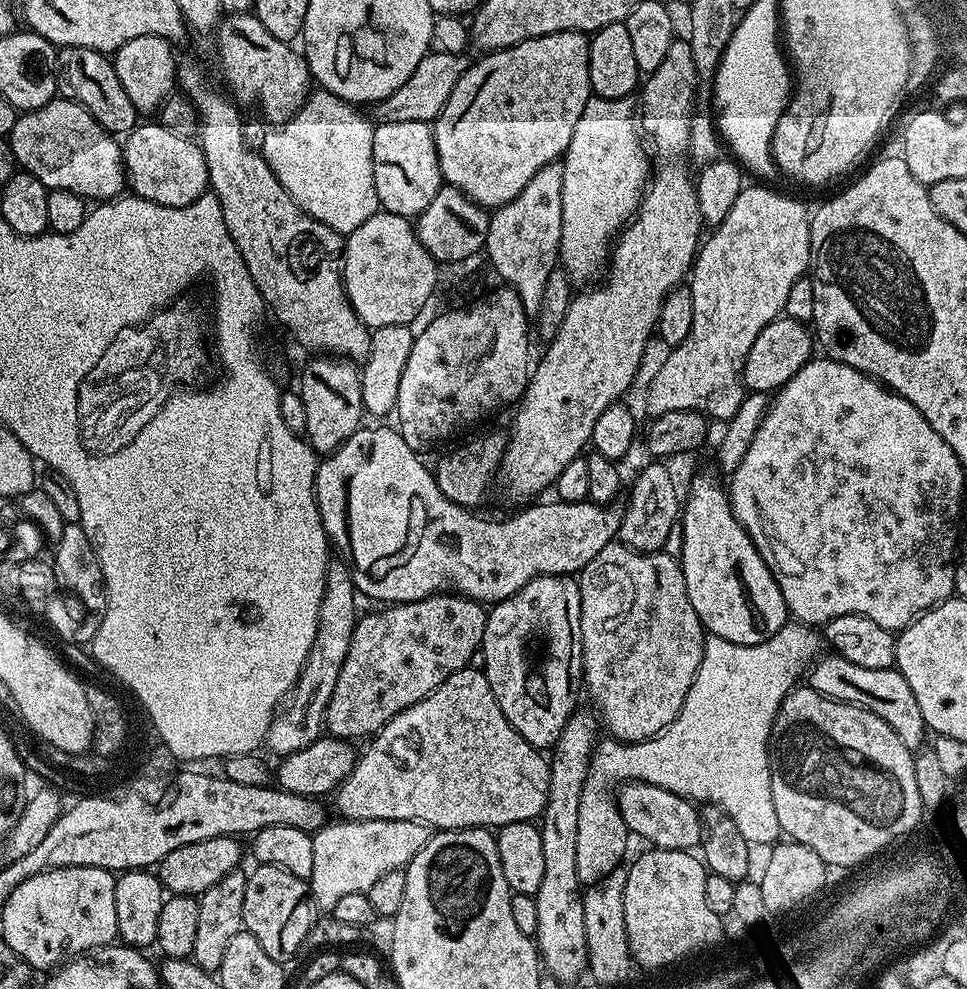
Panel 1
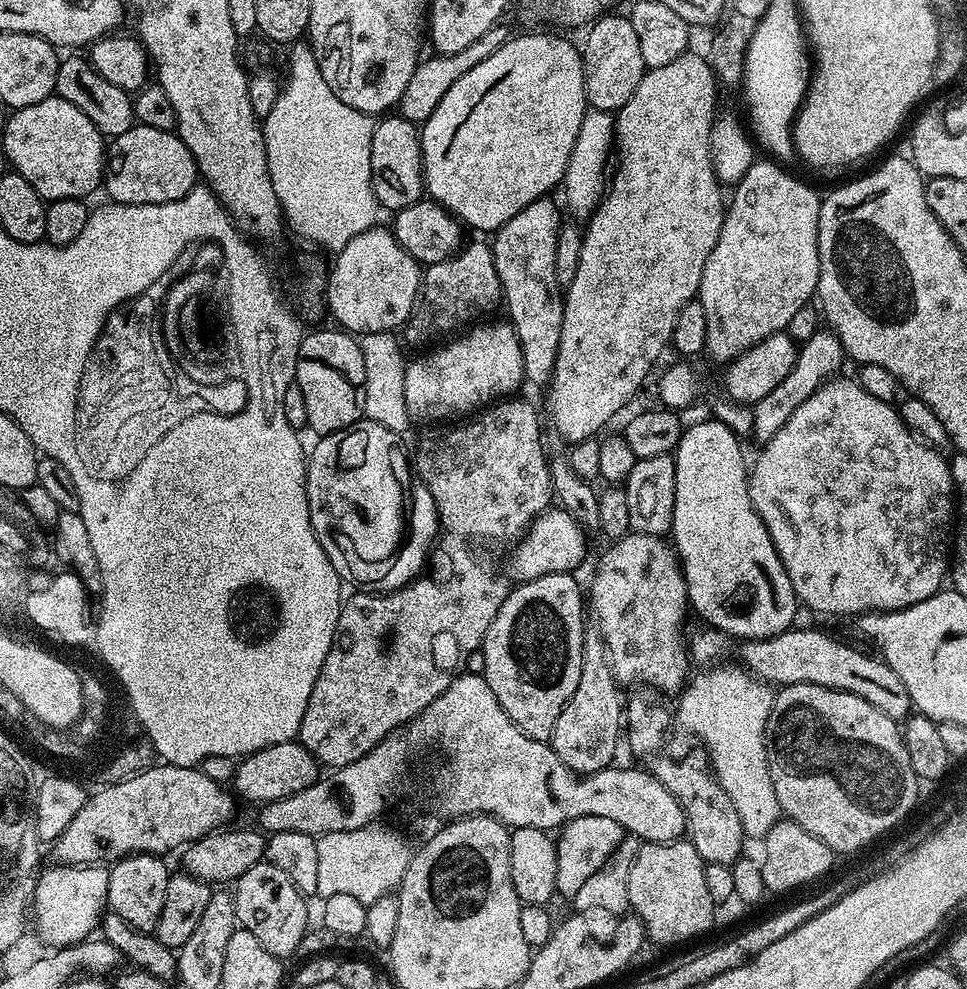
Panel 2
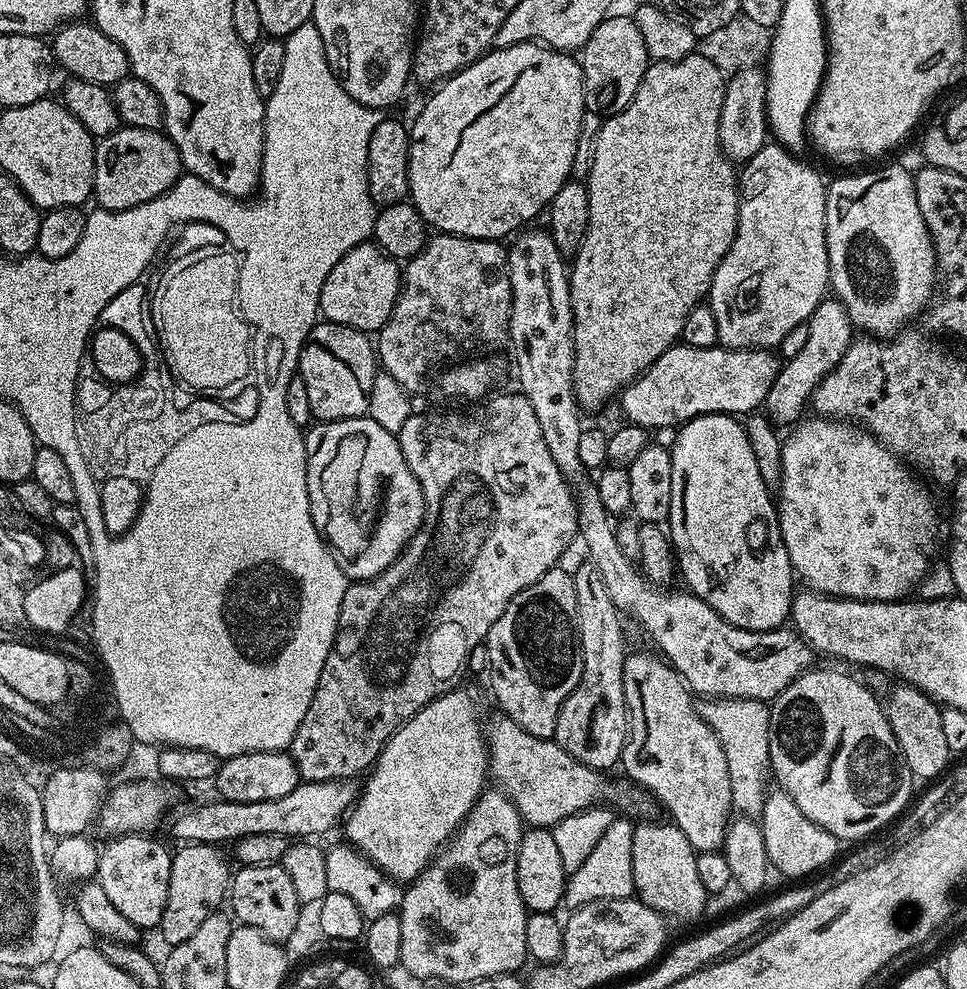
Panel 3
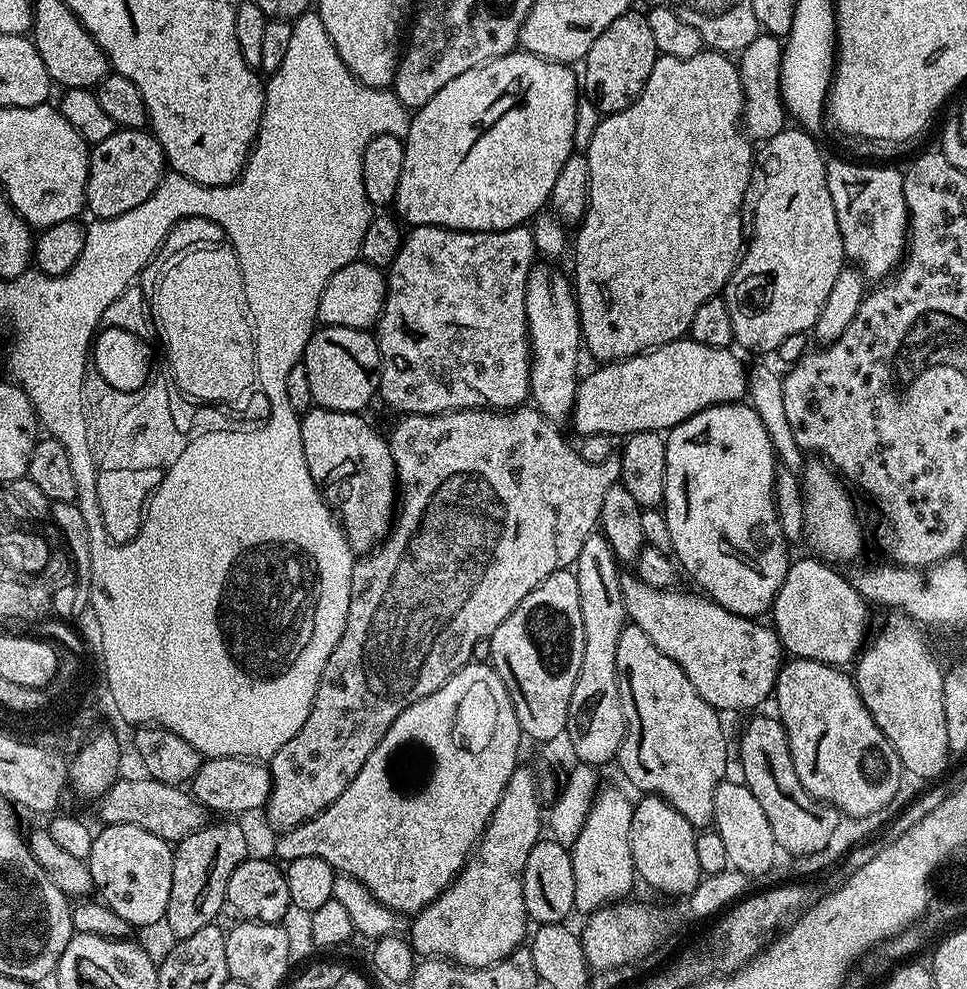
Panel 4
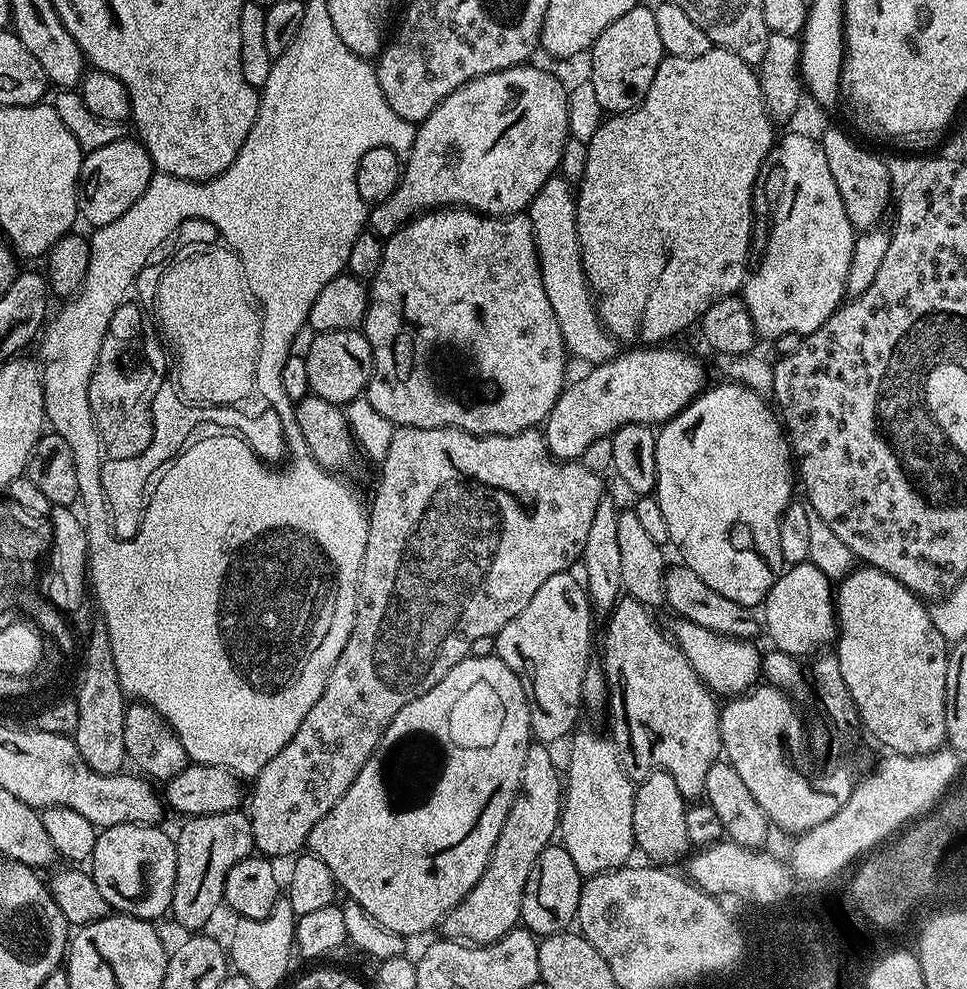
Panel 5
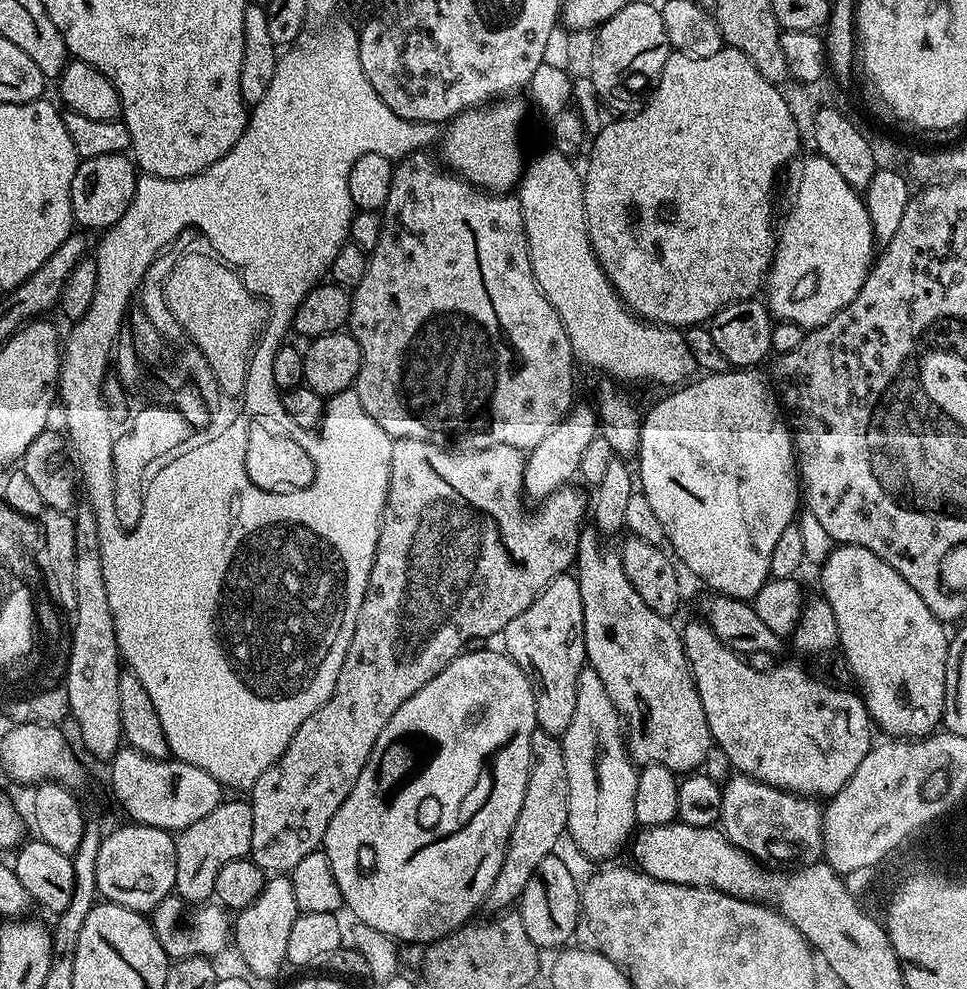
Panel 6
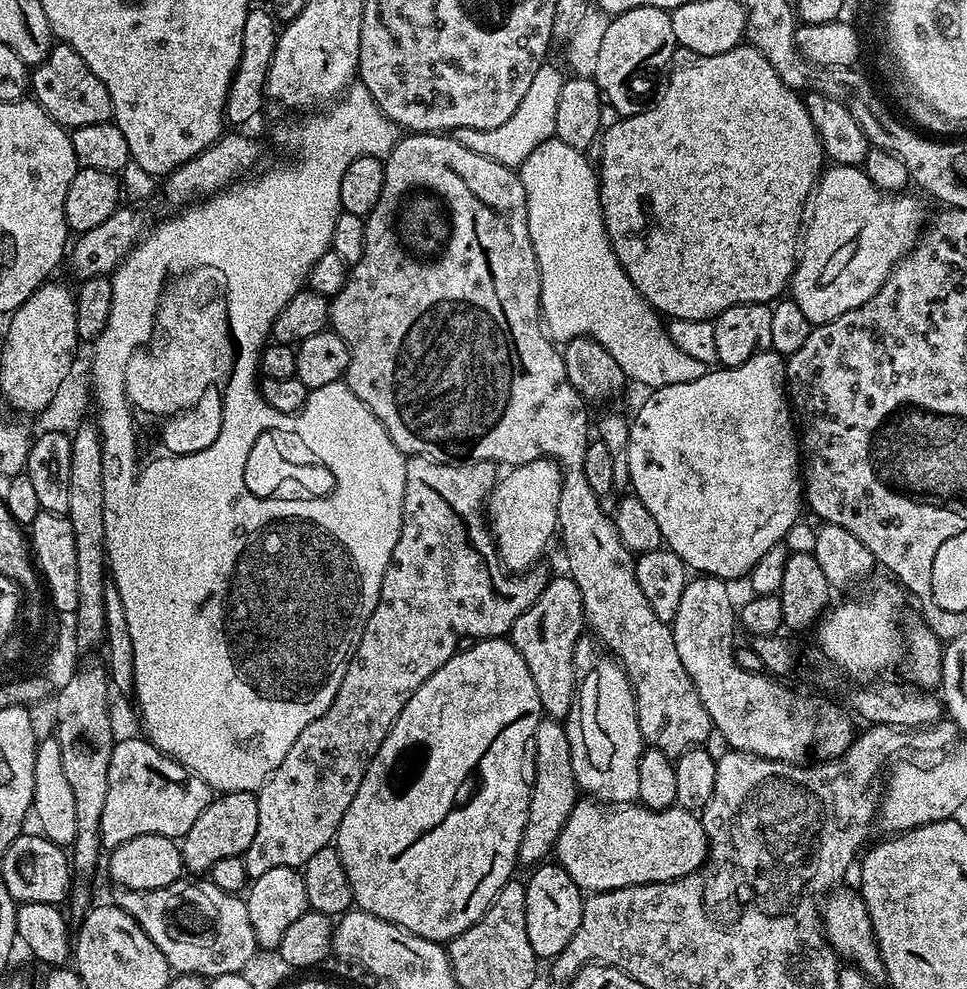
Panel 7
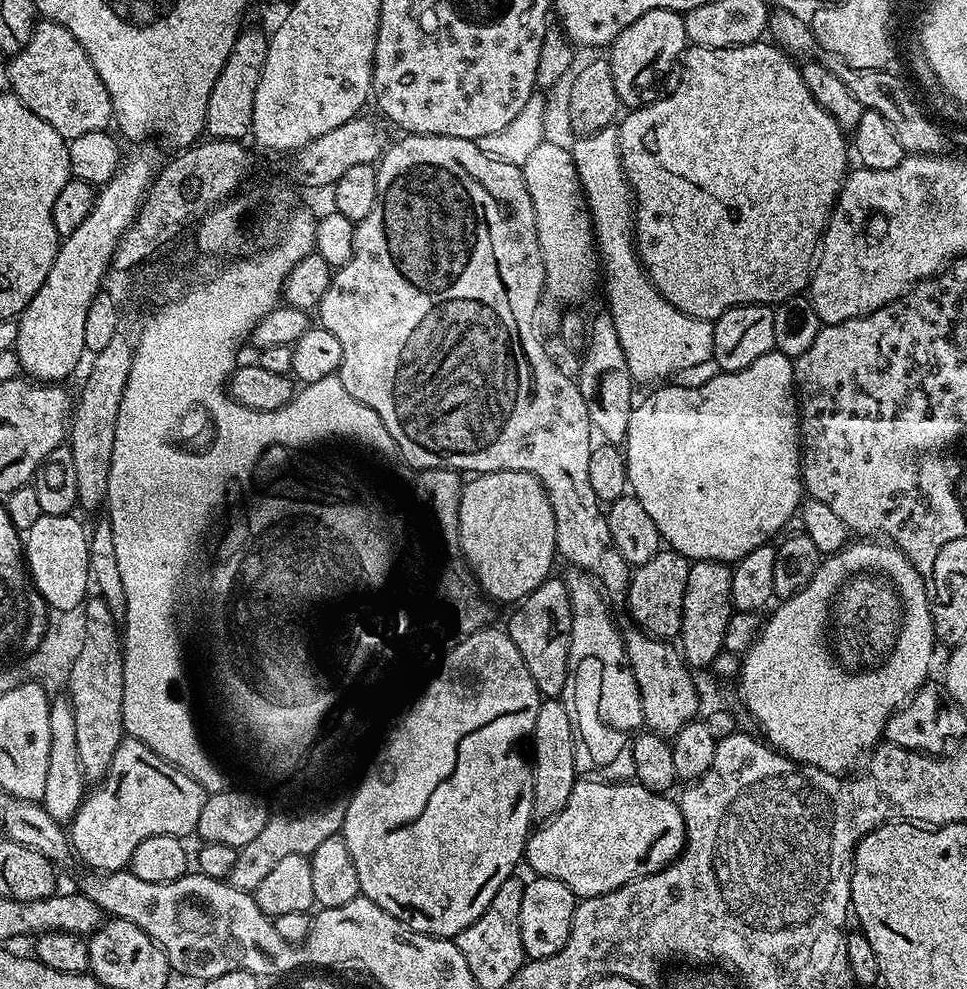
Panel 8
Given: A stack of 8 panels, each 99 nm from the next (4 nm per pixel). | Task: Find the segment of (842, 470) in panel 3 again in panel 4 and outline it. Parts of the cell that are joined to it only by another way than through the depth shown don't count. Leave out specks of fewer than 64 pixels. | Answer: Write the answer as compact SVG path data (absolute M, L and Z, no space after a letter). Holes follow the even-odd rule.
M816 458L805 463L802 469L804 536L819 559L836 566L852 562L847 560L854 559L864 548L864 532L856 517L856 504L848 491L849 485L827 463Z

